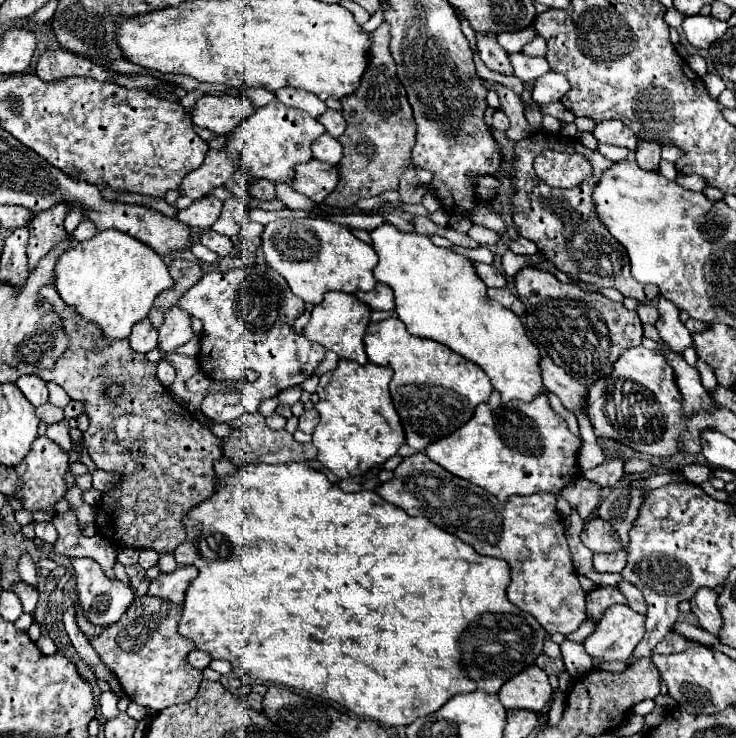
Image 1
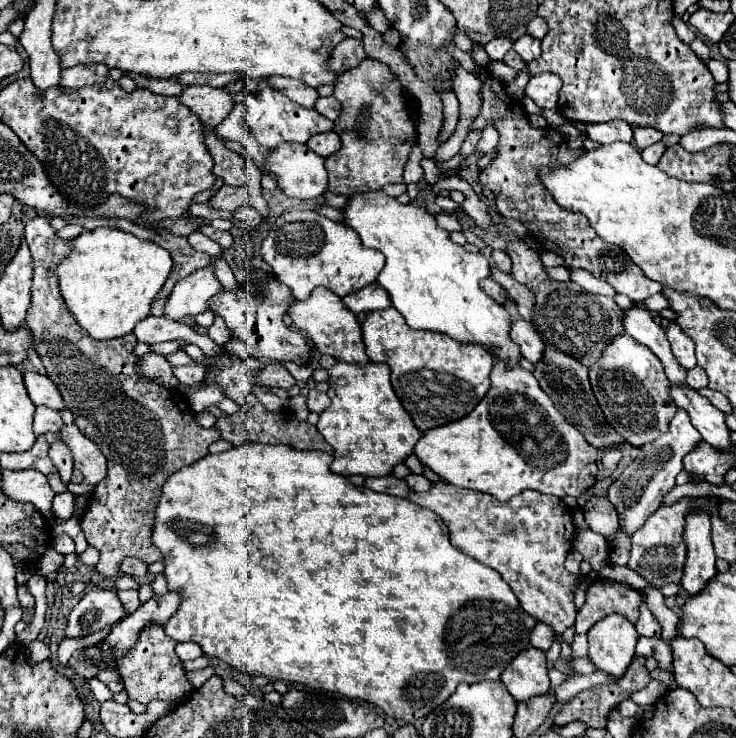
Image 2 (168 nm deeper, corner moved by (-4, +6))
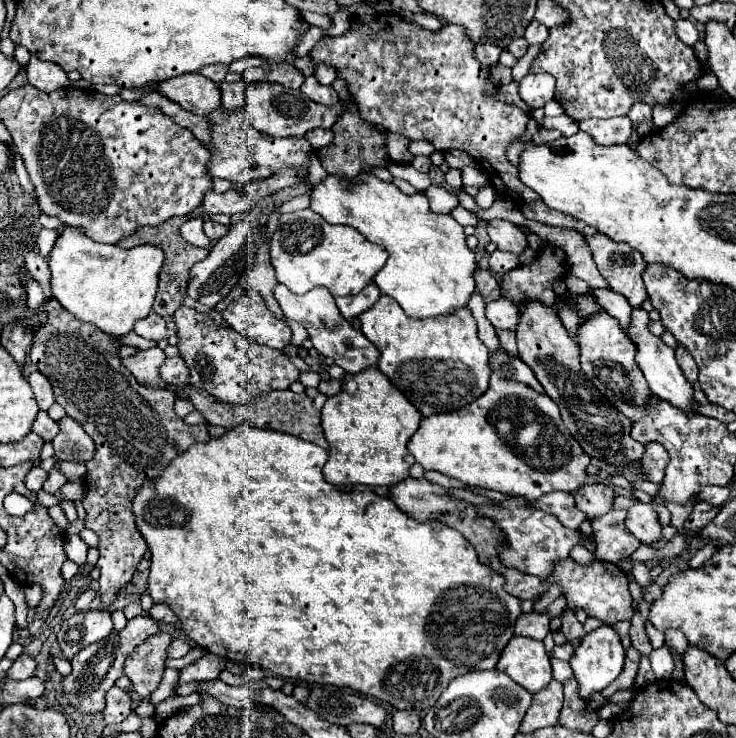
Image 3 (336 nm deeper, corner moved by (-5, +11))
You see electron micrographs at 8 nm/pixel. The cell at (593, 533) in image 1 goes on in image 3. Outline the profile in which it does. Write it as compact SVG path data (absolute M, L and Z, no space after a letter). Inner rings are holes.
M587 483L583 489L577 489L575 505L579 511L587 513L589 519L593 519L611 511L613 497L615 493L609 483Z

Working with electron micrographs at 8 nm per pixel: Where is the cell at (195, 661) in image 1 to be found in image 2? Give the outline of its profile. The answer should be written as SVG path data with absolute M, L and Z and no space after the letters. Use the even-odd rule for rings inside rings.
M180 642L176 646L176 654L186 662L186 660L194 660L194 658L202 656L202 648L198 648L198 644L194 644L194 642Z

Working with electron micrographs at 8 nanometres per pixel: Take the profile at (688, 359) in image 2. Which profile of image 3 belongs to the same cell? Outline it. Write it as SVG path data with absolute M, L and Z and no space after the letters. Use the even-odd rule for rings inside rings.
M681 345L677 347L675 357L677 357L677 363L679 363L679 367L681 367L683 375L687 377L687 381L697 383L697 365L695 365L695 361L689 357L689 353L687 353Z

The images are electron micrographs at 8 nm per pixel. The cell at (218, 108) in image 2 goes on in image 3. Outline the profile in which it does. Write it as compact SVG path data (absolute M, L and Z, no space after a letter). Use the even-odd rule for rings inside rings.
M191 73L183 77L173 77L157 85L159 93L167 99L179 103L185 111L195 115L207 115L221 105L219 85L201 73Z

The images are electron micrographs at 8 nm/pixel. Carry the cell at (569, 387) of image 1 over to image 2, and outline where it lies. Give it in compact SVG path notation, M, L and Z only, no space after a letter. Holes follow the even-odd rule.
M514 320L512 322L512 330L510 330L510 338L520 346L522 350L522 356L528 360L528 362L538 362L538 358L542 358L542 350L544 350L544 344L540 342L536 330L532 328L530 322L526 320Z

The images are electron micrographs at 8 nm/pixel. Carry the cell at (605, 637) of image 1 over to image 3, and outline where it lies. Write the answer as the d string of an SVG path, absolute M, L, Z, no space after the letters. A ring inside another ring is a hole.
M603 625L593 633L585 635L581 643L575 647L575 653L569 661L573 669L573 677L579 685L579 697L583 701L589 701L591 695L601 693L611 681L615 681L623 669L623 659L625 659L625 649L621 645L621 637L609 625Z

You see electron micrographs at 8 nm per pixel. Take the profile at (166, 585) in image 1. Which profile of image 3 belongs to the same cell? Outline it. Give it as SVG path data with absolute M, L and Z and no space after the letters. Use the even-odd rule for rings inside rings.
M139 615L131 621L127 621L127 627L119 633L113 633L111 637L107 637L105 641L99 641L95 645L89 645L85 649L81 649L75 659L71 661L73 671L63 679L61 689L63 689L63 697L65 701L75 707L79 713L85 715L93 715L93 713L101 713L105 709L105 693L115 685L115 681L123 675L123 663L127 659L127 655L145 639L149 639L151 635L155 635L159 631L157 621L153 621L149 615Z

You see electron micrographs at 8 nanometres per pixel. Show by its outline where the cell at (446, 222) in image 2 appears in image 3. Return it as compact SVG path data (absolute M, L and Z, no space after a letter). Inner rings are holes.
M459 205L455 211L451 211L451 217L453 217L457 223L461 223L463 227L467 227L467 225L477 225L477 223L481 221L475 213L471 213L471 211L463 209L461 205Z

